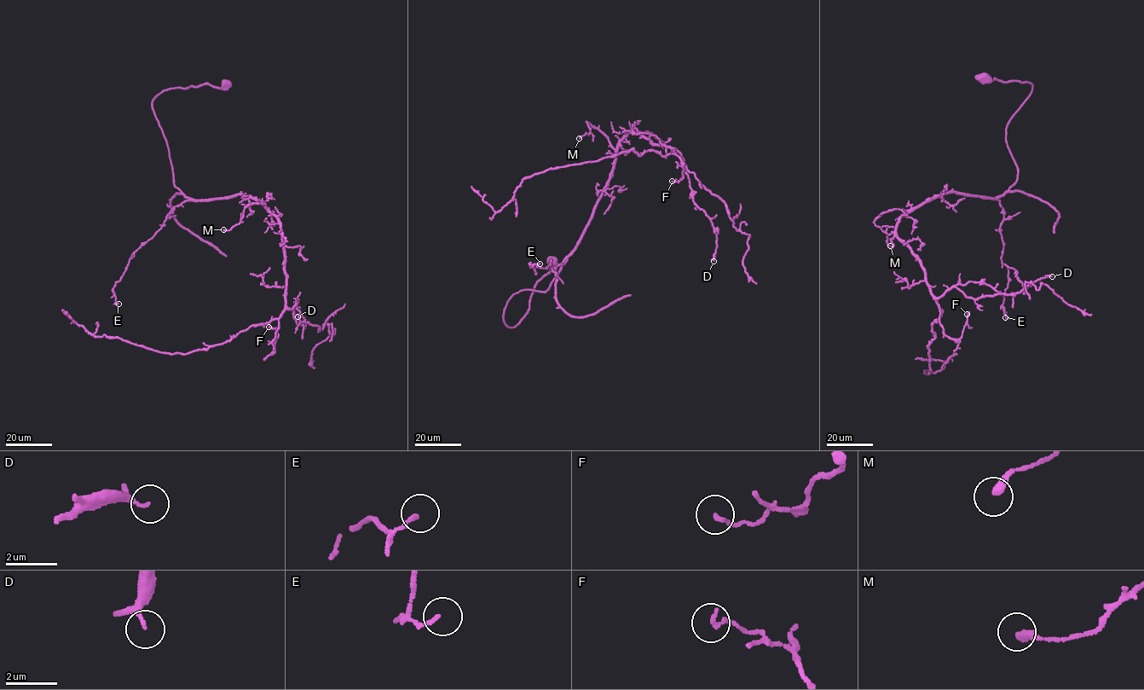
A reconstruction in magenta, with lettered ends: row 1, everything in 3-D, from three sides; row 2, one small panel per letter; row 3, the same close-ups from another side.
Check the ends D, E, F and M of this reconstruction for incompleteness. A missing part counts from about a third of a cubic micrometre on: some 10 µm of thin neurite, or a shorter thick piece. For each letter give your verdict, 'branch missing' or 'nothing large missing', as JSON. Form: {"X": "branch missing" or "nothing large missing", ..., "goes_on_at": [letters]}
{"D": "nothing large missing", "E": "nothing large missing", "F": "nothing large missing", "M": "nothing large missing", "goes_on_at": []}

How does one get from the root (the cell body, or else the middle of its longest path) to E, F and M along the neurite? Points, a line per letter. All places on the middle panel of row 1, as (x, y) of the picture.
E: (552, 264), (510, 327), (509, 299), (547, 290), (565, 260), (535, 273), (529, 264), (540, 263)
F: (552, 264), (507, 326), (509, 299), (549, 288), (574, 248), (630, 131), (675, 150), (684, 177), (672, 181)
M: (552, 264), (525, 316), (507, 326), (509, 299), (549, 288), (609, 178), (609, 140), (587, 122), (579, 138)

